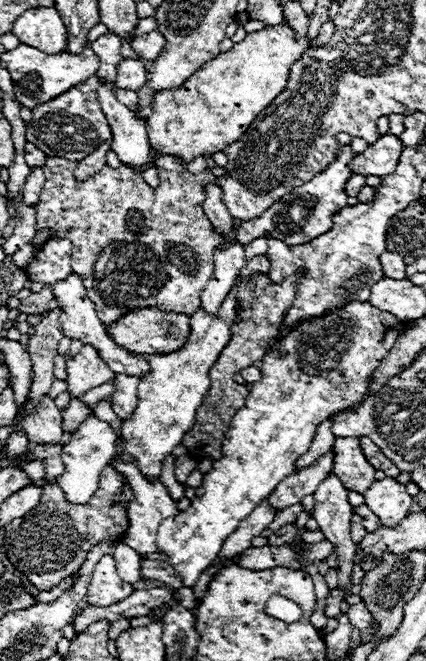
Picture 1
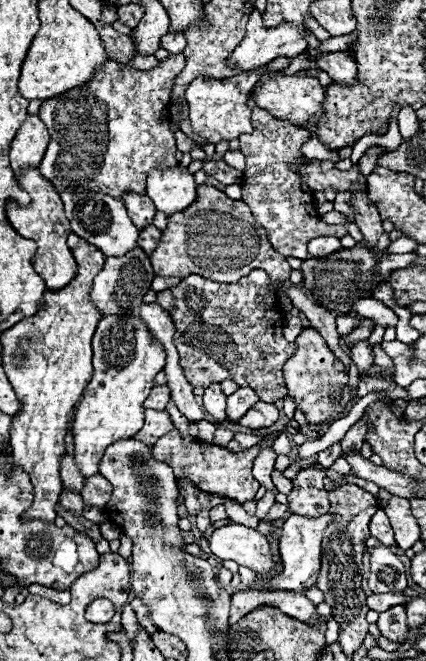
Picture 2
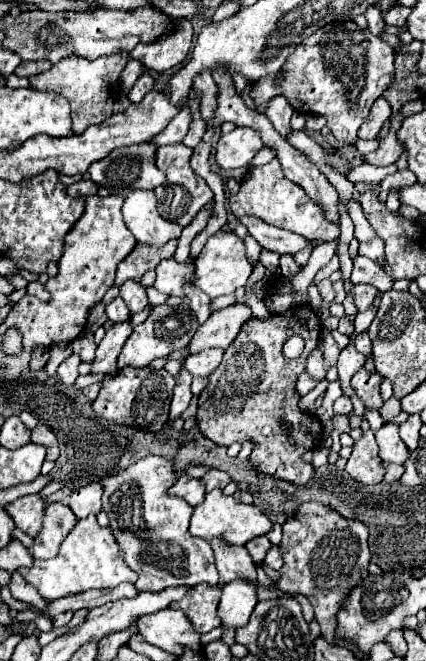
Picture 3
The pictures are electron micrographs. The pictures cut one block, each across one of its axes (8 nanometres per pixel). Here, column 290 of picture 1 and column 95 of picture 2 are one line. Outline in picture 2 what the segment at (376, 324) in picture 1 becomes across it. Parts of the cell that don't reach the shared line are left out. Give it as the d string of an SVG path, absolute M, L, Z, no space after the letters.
M138 312L126 316L102 316L92 338L92 350L94 374L86 384L74 418L74 460L84 476L98 474L98 462L112 442L128 440L142 428L142 402L154 388L154 376L166 362L162 344L156 344Z

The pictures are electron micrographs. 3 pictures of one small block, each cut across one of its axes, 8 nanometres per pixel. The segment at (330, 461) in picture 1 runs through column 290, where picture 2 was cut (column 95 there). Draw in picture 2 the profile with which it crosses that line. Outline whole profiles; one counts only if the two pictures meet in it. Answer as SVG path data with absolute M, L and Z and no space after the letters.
M88 476L82 486L82 498L88 506L106 506L112 496L112 484L104 476Z

